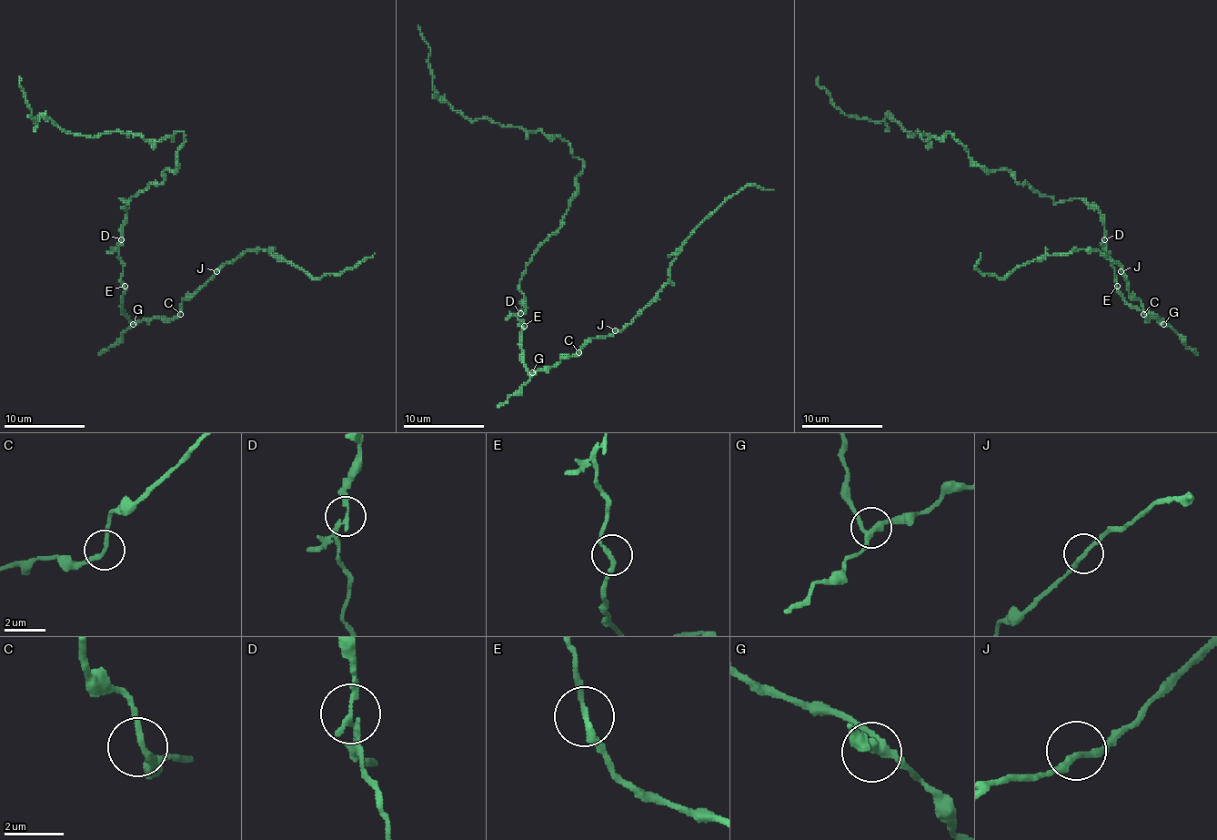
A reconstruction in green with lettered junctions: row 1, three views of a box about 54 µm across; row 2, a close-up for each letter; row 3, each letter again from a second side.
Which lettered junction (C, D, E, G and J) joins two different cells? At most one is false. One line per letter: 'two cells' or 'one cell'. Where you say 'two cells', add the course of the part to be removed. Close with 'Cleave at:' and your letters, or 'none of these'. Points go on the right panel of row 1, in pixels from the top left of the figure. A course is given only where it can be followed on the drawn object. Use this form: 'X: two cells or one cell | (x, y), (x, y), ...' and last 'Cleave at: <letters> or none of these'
C: one cell
D: one cell
E: one cell
G: one cell
J: one cell
Cleave at: none of these

